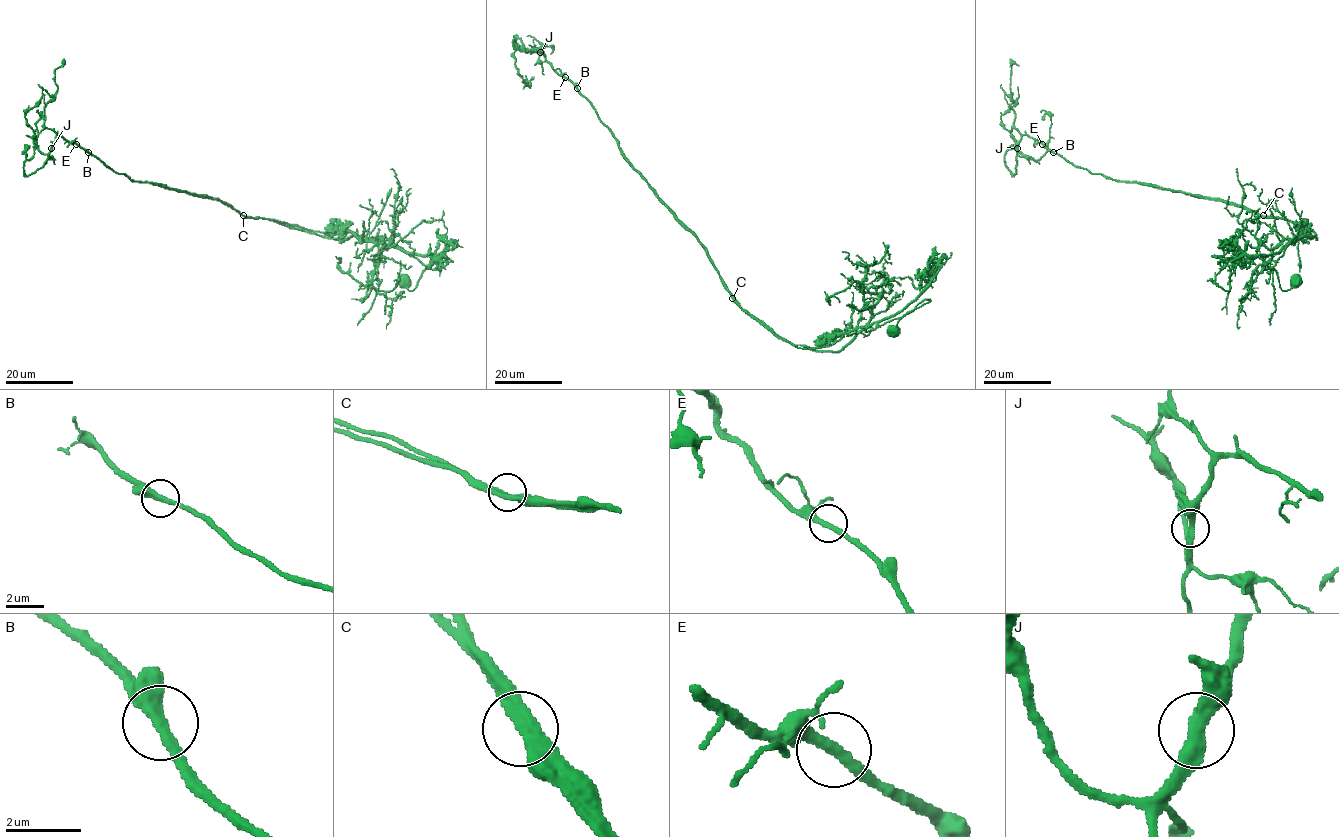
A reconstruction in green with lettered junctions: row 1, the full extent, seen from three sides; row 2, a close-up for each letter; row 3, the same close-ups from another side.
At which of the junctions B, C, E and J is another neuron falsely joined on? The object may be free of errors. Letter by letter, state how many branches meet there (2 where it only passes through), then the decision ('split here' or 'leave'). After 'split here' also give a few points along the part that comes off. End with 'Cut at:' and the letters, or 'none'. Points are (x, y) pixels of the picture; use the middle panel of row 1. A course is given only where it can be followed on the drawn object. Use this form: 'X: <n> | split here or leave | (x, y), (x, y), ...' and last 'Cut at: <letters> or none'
B: 2 | leave
C: 2 | split here | (733, 298), (777, 336), (795, 345), (828, 346), (850, 330), (870, 327), (906, 307), (928, 285), (950, 252)
E: 2 | leave
J: 2 | leave
Cut at: C

